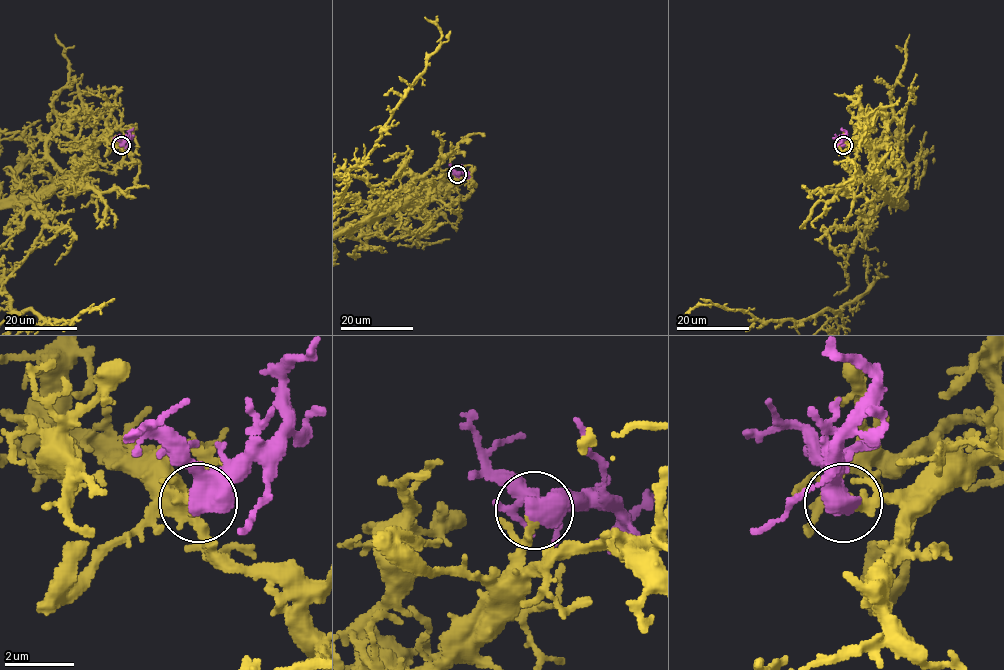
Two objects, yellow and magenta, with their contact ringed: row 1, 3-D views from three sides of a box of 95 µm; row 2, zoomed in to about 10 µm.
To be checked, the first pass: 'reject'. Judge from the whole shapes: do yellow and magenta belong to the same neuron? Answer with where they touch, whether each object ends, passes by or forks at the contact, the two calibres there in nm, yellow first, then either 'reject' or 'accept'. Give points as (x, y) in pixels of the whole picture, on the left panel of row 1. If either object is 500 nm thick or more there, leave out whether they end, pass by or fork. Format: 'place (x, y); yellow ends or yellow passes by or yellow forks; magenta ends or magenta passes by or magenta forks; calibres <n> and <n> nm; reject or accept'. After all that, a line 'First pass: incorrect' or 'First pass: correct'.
place (121, 145); calibres 200 and 500 nm; accept
First pass: incorrect

